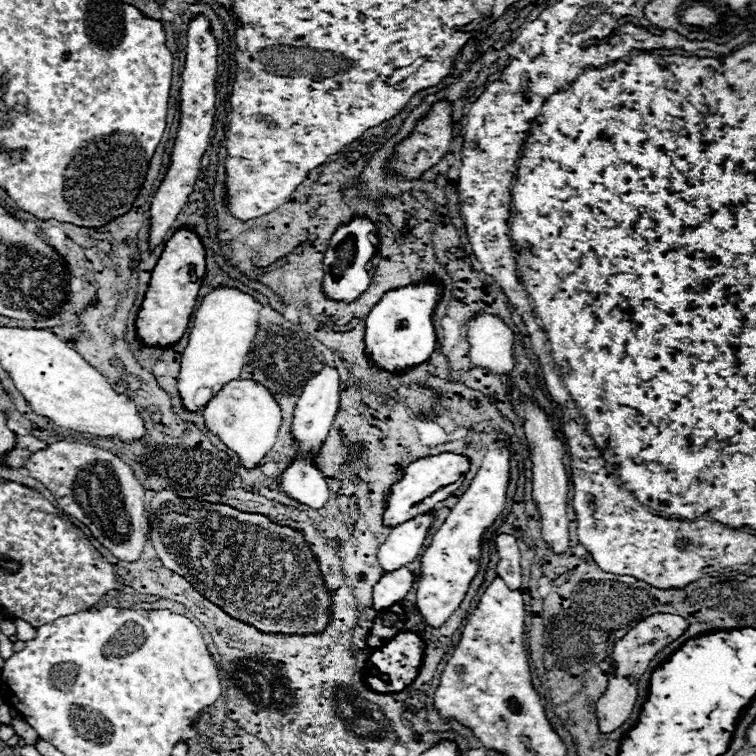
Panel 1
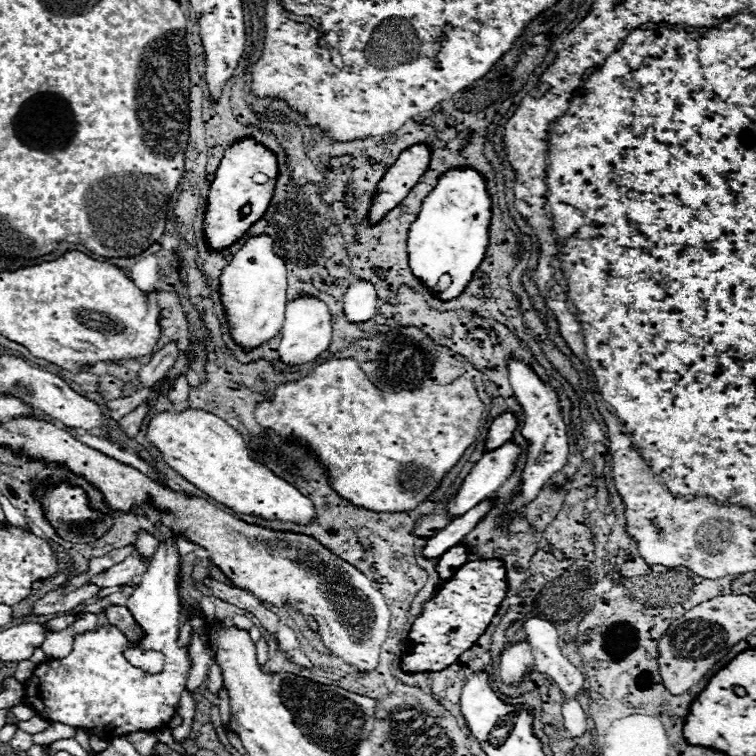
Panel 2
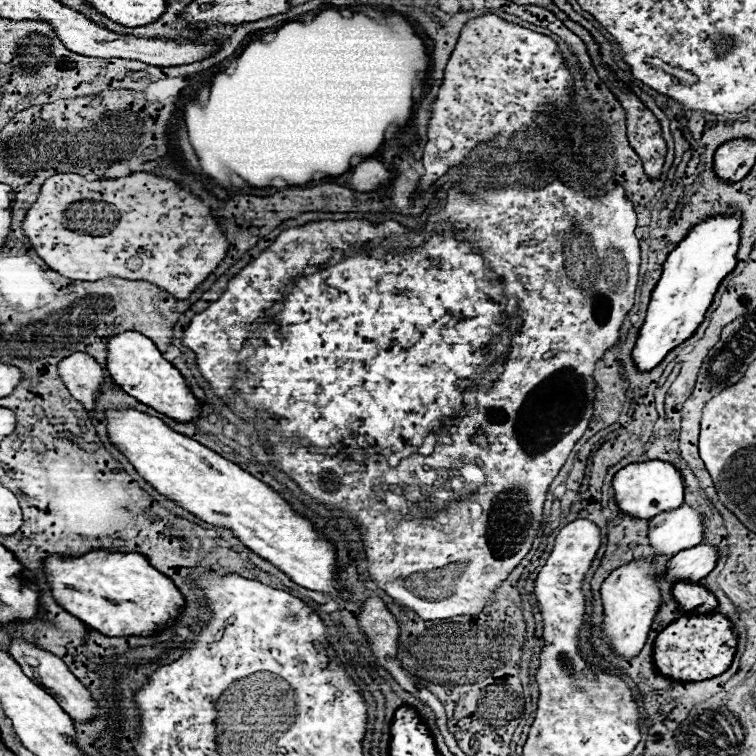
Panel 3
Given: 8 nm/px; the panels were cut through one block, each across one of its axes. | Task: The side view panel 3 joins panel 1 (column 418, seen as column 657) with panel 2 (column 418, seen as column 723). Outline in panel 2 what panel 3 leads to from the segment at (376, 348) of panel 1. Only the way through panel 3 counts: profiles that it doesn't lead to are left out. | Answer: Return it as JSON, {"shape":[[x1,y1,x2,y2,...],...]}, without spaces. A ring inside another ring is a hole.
{"shape":[[472,168,448,170,440,176,436,188,424,198,422,210,408,232,408,264,412,274,428,290,436,288,440,276,450,276,450,286,438,294,440,300,458,298,480,266,488,246,488,226,492,216,490,206,484,178]]}

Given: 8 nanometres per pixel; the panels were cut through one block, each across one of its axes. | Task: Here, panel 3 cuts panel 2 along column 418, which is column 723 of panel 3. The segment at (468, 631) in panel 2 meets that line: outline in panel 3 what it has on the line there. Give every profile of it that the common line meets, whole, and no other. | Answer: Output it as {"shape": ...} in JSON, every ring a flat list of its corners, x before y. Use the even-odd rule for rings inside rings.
{"shape":[[688,612,674,620,668,628,664,628,656,642,654,642,654,664,662,676,668,676,672,680,682,680,682,682,694,682,694,680,708,680,714,678,722,672,726,672,734,660,736,648,738,646,738,634,734,632,734,624,722,616,720,612,708,612,708,614,694,614]]}

